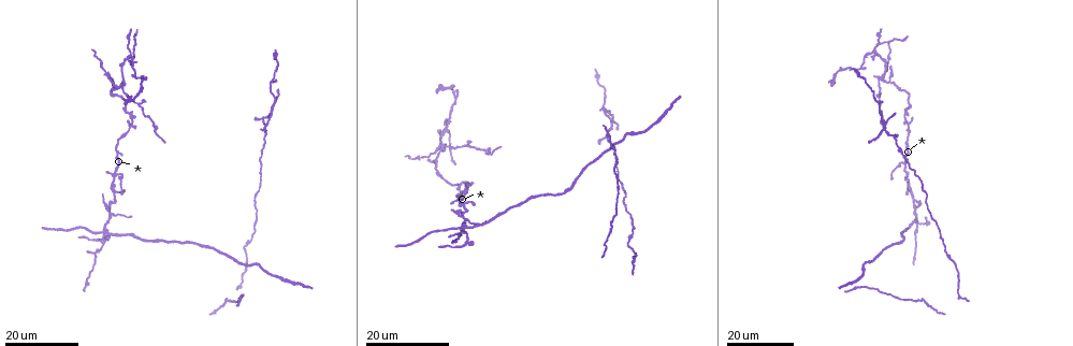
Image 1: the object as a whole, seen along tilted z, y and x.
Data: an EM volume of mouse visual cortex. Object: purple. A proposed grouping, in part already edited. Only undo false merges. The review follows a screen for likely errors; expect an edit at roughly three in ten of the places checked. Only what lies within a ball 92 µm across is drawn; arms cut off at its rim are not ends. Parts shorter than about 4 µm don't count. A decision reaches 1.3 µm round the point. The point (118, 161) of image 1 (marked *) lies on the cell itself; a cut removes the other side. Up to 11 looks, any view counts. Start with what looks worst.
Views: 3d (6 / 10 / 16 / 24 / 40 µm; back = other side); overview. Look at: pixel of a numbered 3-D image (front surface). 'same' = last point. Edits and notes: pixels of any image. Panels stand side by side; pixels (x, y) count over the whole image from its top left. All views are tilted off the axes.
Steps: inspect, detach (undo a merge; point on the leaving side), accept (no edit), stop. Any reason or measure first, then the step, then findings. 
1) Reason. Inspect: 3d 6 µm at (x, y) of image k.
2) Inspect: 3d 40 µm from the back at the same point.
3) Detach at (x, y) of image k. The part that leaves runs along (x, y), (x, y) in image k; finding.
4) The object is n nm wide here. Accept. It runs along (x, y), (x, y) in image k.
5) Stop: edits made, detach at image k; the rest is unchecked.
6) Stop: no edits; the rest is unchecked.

Small branch off a trunk. Inspect: 3d 16 µm at (106, 231) of image 1.

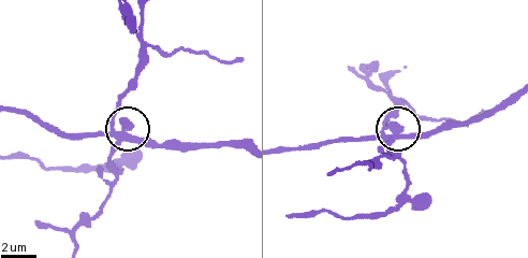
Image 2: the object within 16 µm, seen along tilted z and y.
Inspect: 3d 10 µm at (120, 138) of image 2.

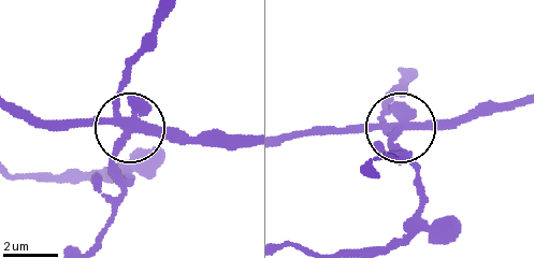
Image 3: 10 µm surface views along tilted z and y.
Closer look. Inspect: 3d 6 µm at (134, 129) of image 3.

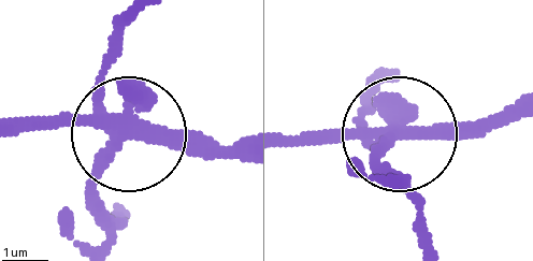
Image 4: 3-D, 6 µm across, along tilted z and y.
The side arm is 19 µm long. Detach at (51, 129) of image 4. The part that leaves runs along (119, 118), (244, 140) in image 4; two cells meet here.

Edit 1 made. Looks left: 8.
Looks like a crossing. Inspect: 3d 16 µm at (274, 107) of image 1.

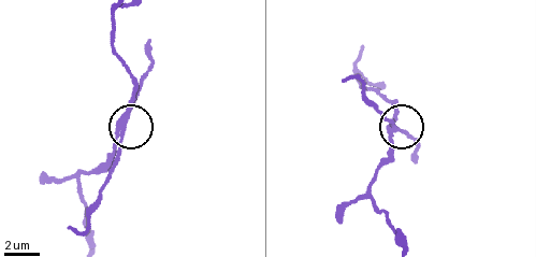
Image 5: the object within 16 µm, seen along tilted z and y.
Closer look. Inspect: 3d 6 µm at (121, 129) of image 5.

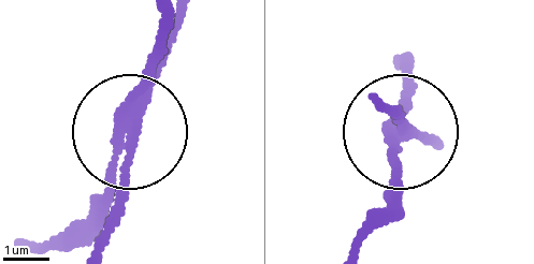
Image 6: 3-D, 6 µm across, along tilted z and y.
The side arm is 8 µm long; 4 arms meet here. Detach at (426, 133) of image 6. A second cell is stuck on.

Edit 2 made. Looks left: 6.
Inspect: overview.

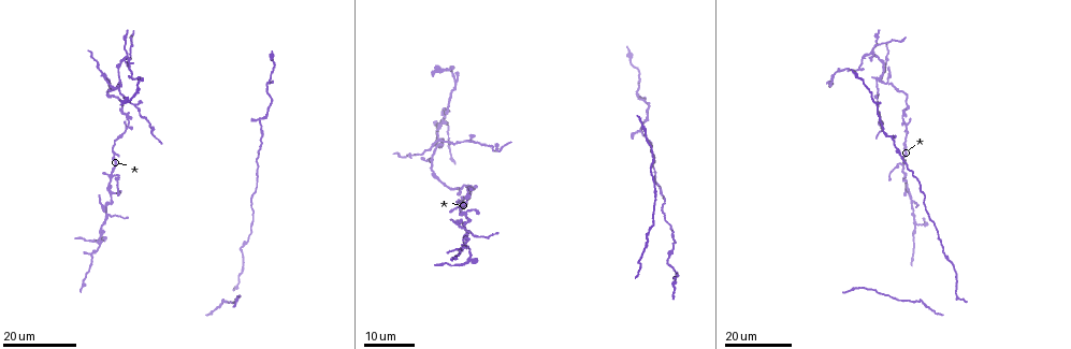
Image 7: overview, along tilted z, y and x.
Looks like a crossing. Inspect: 3d 16 µm at (442, 123) of image 7.

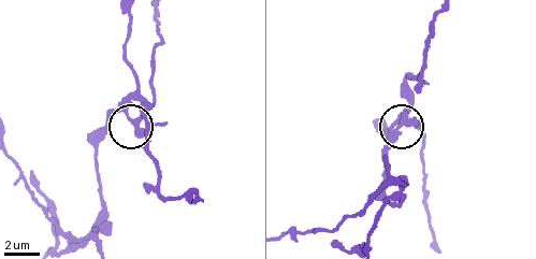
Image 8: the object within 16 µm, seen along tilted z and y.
Inspect: 3d 6 µm at (396, 128) of image 8.

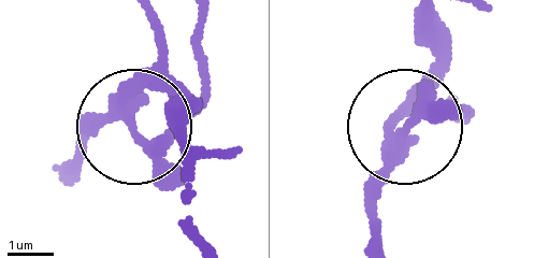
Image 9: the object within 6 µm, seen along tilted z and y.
The object is 290 nm wide here. Detach at (473, 115) of image 9. A second cell is stuck on.

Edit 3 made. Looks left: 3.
Four arms meet. Inspect: 3d 16 µm at (110, 177) of image 7.

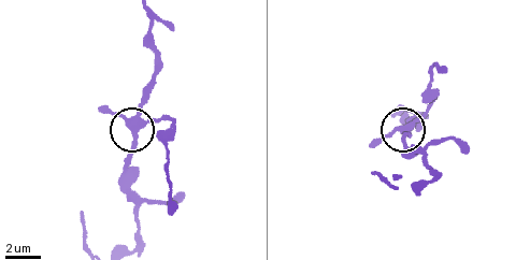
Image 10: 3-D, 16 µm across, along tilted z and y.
Inspect: 3d 6 µm at (410, 124) of image 10.

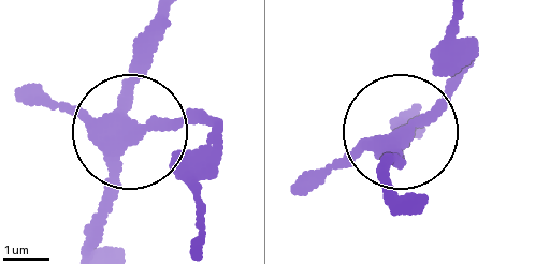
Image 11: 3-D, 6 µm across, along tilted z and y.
4 arms meet here. Accept. It runs along (159, 22), (130, 115), (145, 130), (221, 129) in image 11; continuous, no second cell.

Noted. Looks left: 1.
Inspect: 3d 10 µm at (80, 185) of image 5.

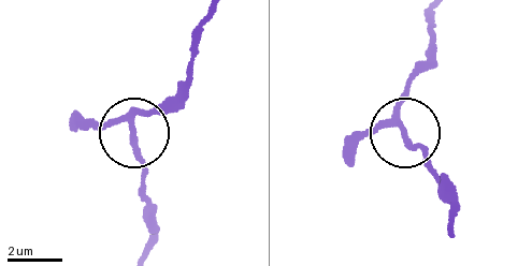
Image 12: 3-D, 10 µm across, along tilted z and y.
Accept. Continuous, no second cell.

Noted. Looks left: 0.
Stop: edits made, detach at image 4, detach at image 6, detach at image 9; the rest is unchecked.

